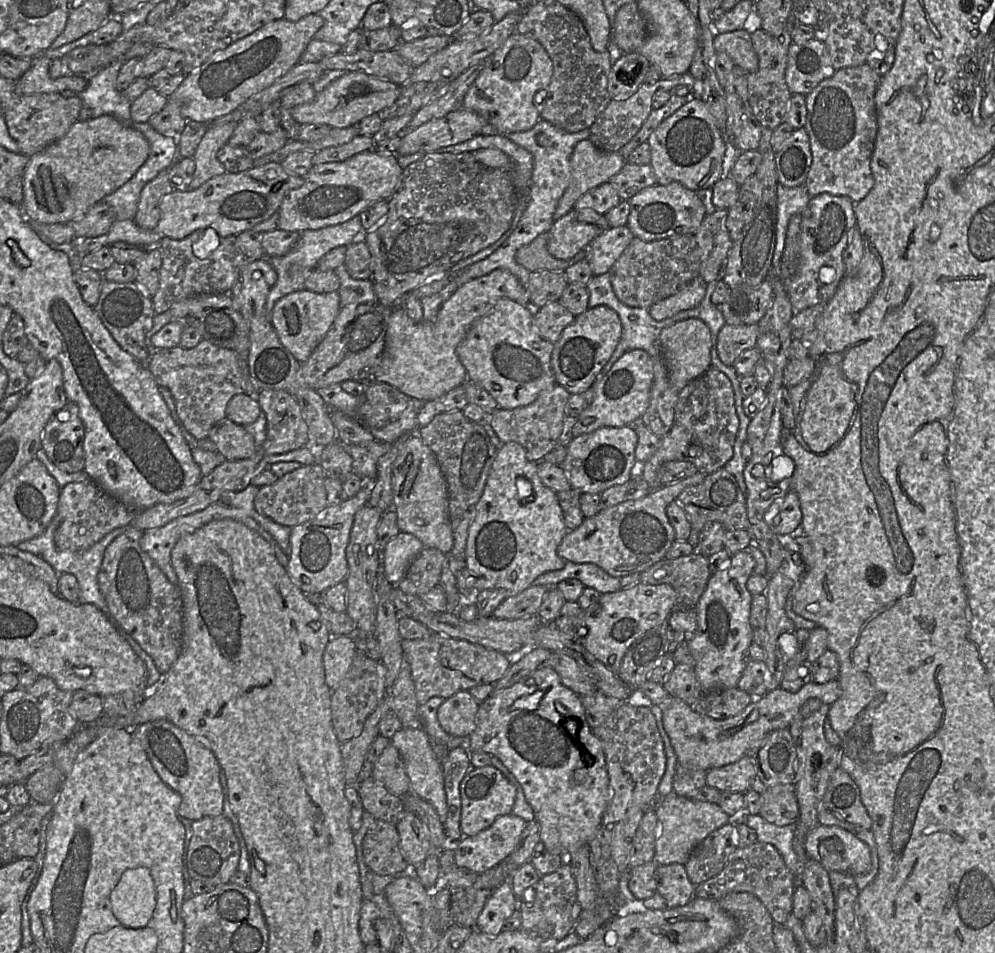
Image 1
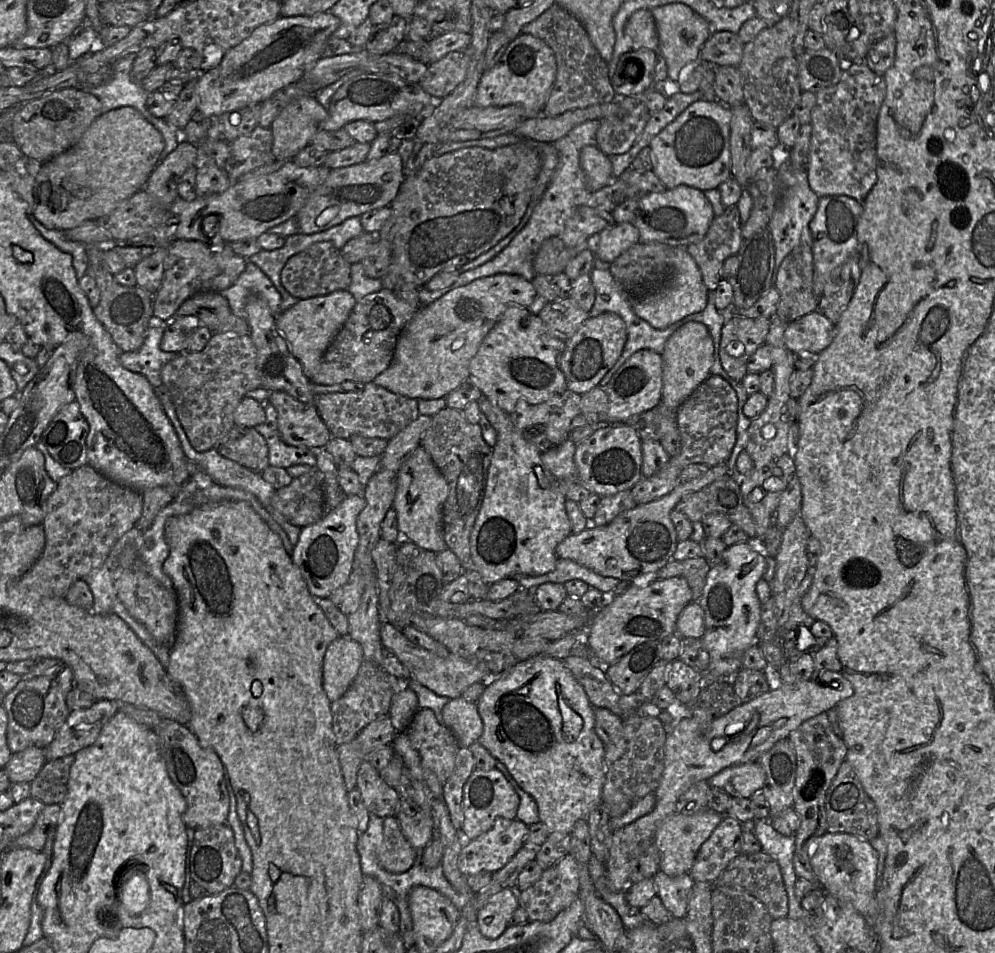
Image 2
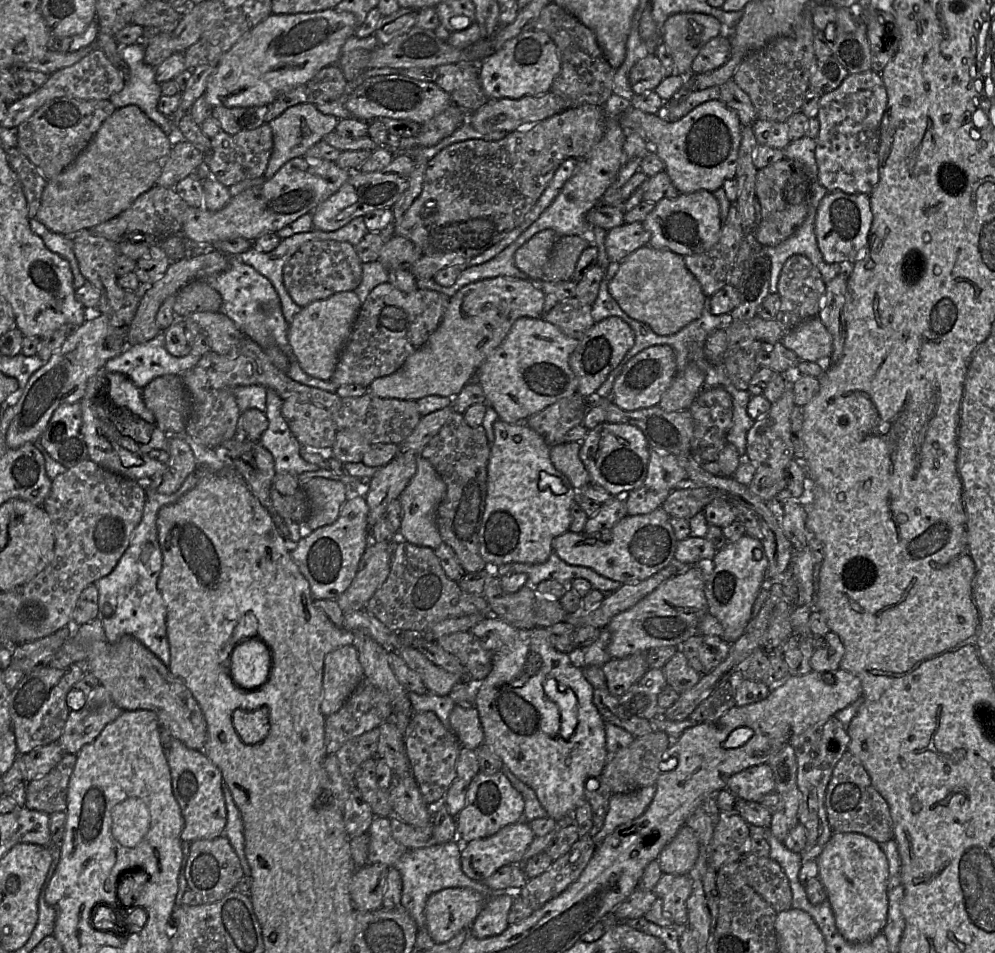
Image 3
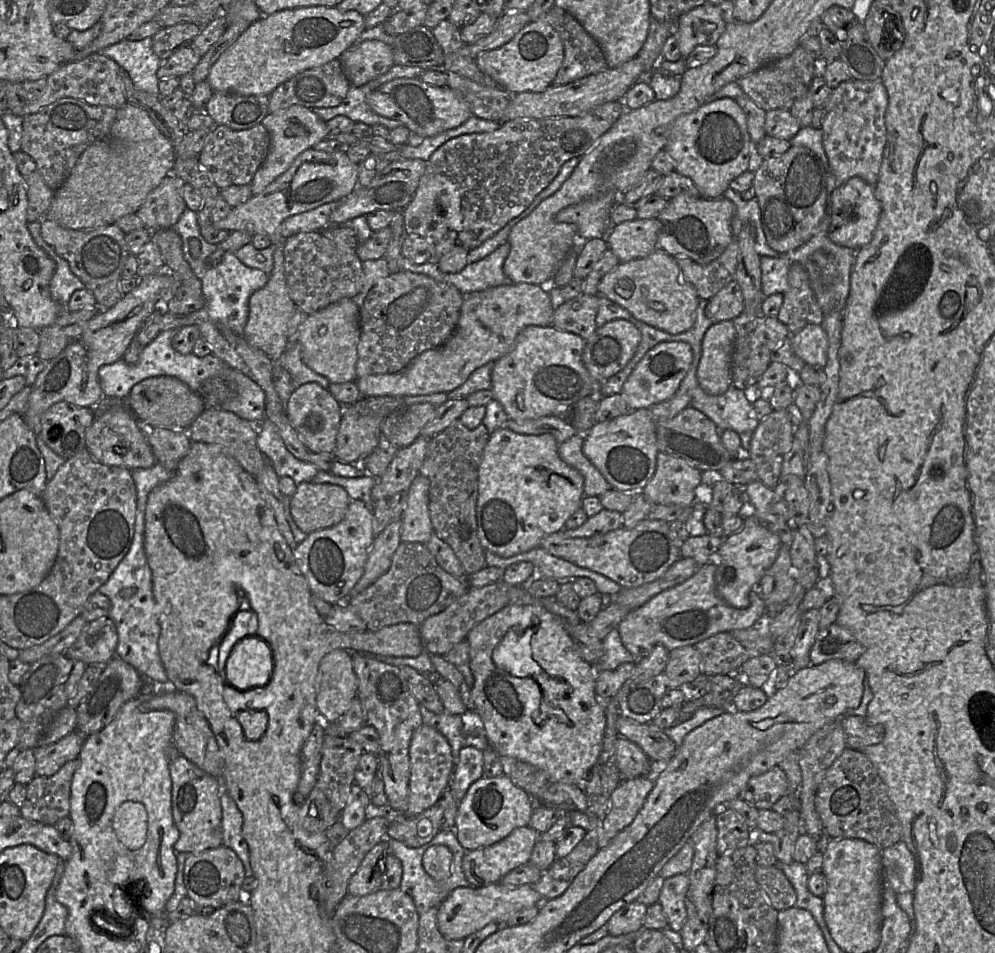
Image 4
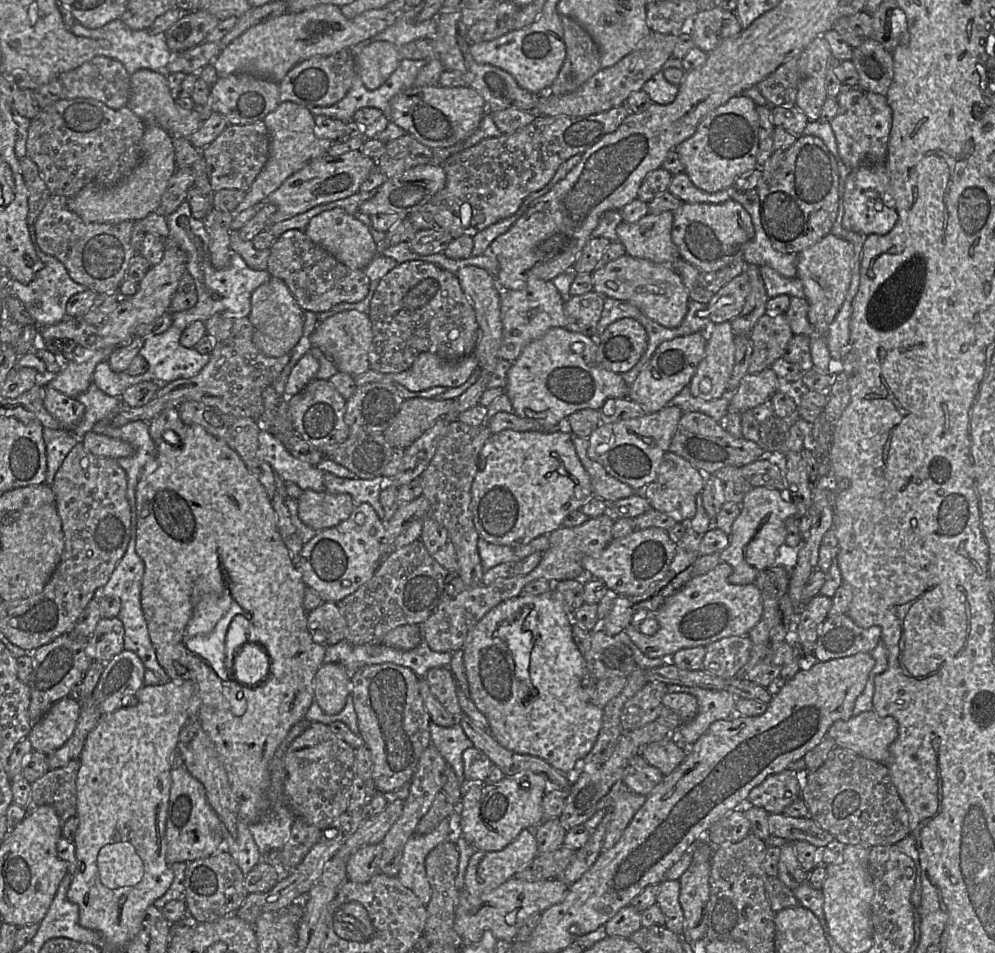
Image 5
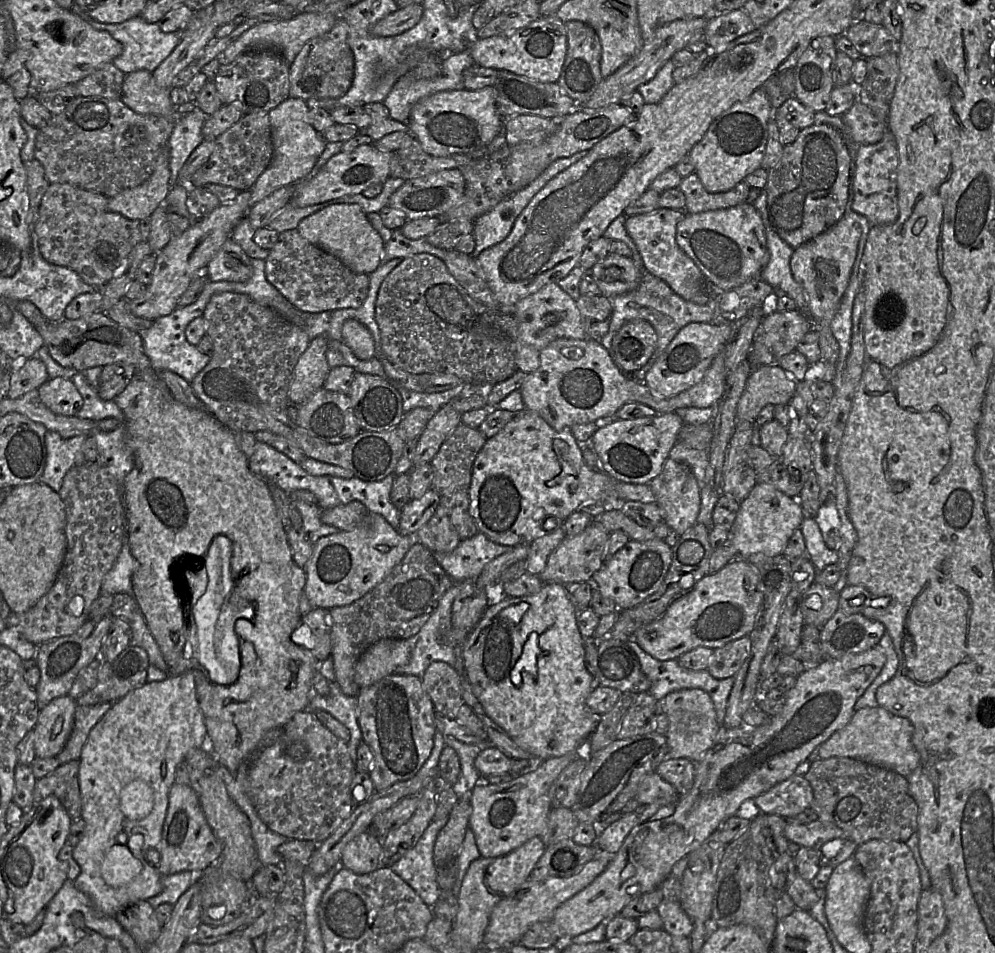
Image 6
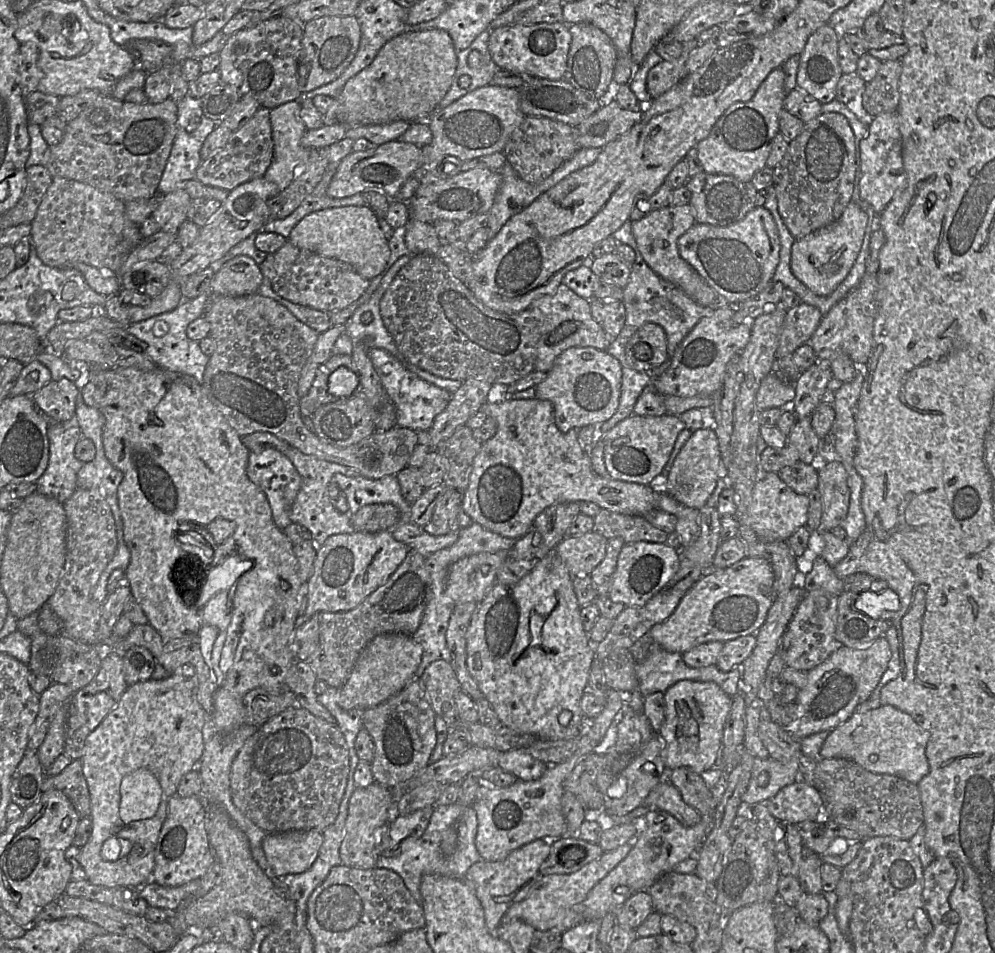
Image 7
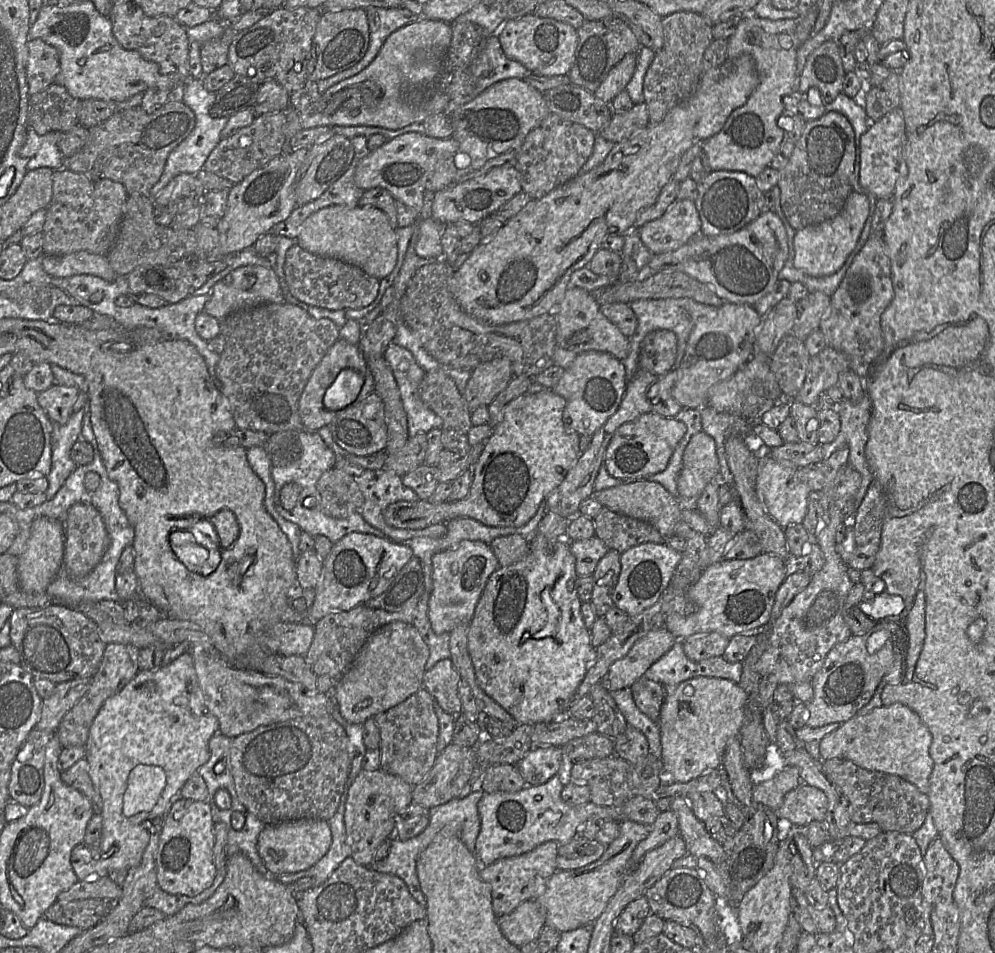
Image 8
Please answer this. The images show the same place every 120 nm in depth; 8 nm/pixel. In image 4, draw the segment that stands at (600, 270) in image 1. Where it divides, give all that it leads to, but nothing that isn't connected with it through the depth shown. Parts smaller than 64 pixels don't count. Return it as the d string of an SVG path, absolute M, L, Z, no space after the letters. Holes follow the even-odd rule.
M657 218L634 219L613 226L607 238L608 247L620 263L645 258L658 248L661 223Z

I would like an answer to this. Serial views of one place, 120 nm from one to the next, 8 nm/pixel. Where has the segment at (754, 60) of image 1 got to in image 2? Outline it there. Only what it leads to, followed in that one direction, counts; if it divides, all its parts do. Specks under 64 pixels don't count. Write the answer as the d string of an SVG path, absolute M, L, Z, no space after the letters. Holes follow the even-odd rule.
M713 31L701 49L700 60L717 66L740 65L744 44L738 34L727 31Z

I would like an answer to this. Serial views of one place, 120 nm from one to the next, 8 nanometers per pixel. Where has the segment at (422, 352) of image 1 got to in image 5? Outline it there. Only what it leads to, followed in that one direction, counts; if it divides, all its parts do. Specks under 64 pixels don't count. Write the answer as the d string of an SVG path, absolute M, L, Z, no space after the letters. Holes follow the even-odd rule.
M529 279L520 290L500 289L500 296L503 338L498 351L499 359L513 363L529 343L543 336L549 329L566 327L565 302L552 281ZM430 352L421 353L407 370L381 373L372 369L355 377L357 387L374 382L398 383L413 392L436 386L456 388L464 384L478 368L474 354L459 360L444 360Z

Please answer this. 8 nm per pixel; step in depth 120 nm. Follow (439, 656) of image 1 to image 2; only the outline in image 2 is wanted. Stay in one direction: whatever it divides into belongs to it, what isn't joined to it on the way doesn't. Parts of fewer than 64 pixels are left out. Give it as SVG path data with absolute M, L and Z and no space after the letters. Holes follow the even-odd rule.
M381 622L379 632L382 646L397 656L401 664L408 670L409 680L417 681L438 696L447 697L449 700L459 698L472 684L491 677L490 672L484 666L477 666L478 662L470 662L454 653L441 658L435 653L419 647L409 641L401 629L388 622Z

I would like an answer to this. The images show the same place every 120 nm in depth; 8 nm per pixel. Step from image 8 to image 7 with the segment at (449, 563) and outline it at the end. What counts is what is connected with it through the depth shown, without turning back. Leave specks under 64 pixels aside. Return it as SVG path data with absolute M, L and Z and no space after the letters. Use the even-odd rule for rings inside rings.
M478 553L453 563L448 571L446 595L454 605L466 602L481 603L497 581L504 553Z

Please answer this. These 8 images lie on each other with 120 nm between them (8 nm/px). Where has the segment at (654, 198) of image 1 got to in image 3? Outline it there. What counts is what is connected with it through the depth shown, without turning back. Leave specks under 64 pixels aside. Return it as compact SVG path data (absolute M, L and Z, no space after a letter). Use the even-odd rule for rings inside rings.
M706 190L661 199L655 203L654 209L642 224L650 234L649 246L654 249L668 249L681 256L710 250L718 242L723 225L719 203L714 194Z

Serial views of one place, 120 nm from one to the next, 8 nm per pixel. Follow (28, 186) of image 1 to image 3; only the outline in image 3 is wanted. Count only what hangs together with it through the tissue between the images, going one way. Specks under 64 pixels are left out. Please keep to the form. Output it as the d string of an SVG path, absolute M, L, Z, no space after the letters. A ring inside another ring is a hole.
M138 106L116 109L100 126L86 148L64 171L47 180L36 219L58 234L74 234L91 229L127 210L143 193L151 189L161 175L171 153L171 140Z

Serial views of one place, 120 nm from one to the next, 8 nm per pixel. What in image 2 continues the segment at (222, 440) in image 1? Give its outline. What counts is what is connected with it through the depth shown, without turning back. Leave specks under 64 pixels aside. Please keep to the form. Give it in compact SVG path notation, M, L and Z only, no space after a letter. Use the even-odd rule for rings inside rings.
M254 428L234 440L220 442L217 451L253 472L262 473L269 466L267 443Z

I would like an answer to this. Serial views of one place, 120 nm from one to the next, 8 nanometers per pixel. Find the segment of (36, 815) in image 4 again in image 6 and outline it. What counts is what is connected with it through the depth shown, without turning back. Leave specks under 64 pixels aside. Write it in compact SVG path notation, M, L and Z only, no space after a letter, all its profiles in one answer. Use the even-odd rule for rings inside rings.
M80 760L61 764L47 776L38 779L34 788L34 800L39 802L55 796L72 820L82 819L82 799L79 786Z

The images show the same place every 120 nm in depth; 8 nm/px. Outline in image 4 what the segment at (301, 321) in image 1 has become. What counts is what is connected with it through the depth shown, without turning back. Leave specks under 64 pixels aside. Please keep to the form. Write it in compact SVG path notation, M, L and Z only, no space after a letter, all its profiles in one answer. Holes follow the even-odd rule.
M342 298L308 315L300 324L298 343L302 360L310 369L326 377L330 383L356 382L360 334L360 307L351 298Z

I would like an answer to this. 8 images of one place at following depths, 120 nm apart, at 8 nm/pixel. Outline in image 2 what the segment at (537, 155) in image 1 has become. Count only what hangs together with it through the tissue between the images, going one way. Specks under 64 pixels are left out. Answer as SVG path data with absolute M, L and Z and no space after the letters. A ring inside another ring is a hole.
M590 120L579 124L573 128L567 135L554 142L559 161L552 176L552 179L543 193L541 200L535 206L530 219L524 228L512 239L512 241L493 259L483 265L469 271L460 273L457 280L450 286L430 291L427 288L420 287L418 295L420 306L427 306L438 300L448 292L467 285L475 279L492 276L499 273L519 275L529 282L532 282L536 276L532 261L538 251L541 243L552 236L559 236L565 227L567 220L579 206L586 206L590 195L585 183L585 175L580 165L580 151L584 146L596 146L596 132L600 126L600 120Z

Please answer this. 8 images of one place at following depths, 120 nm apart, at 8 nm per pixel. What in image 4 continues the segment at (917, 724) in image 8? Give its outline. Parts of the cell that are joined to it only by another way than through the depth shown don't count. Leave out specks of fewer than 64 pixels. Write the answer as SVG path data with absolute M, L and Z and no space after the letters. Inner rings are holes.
M844 715L839 719L846 734L846 746L862 751L865 747L878 744L884 737L881 725L871 725L865 717Z

